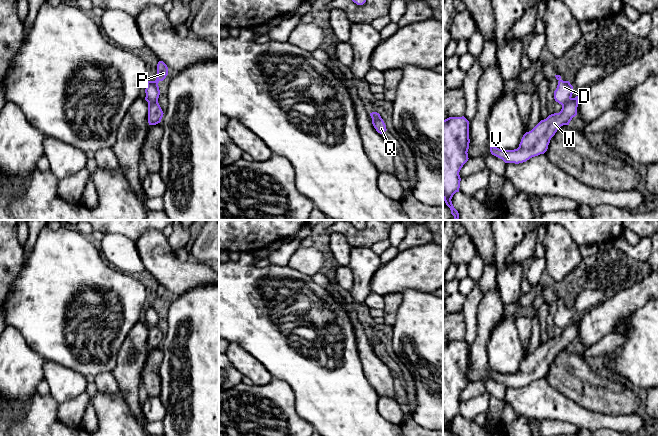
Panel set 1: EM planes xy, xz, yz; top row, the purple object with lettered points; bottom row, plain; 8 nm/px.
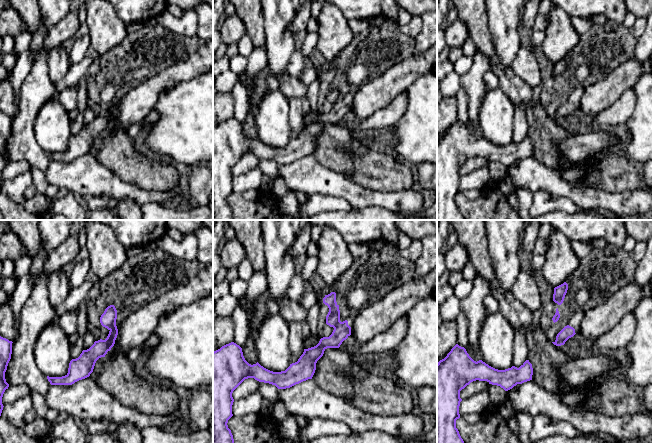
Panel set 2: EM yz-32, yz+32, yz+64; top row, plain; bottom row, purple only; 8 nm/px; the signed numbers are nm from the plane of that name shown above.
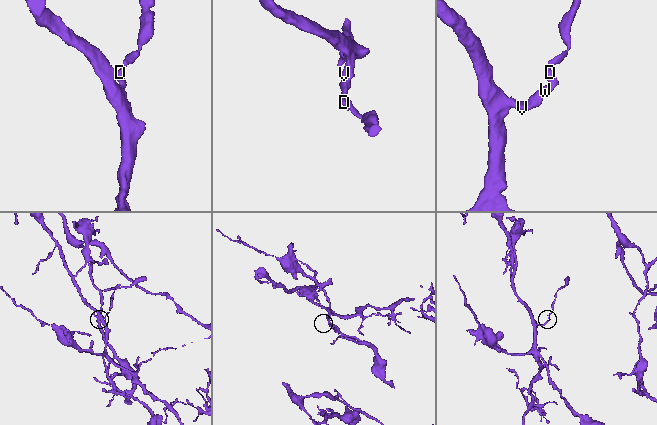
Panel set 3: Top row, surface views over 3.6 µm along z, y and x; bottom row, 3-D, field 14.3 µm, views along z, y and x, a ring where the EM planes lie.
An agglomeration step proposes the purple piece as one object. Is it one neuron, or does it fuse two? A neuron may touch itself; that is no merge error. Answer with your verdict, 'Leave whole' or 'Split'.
Split

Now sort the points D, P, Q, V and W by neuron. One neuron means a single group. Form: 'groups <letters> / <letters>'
groups D P / Q V W

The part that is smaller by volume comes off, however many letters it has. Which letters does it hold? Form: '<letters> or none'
D, P

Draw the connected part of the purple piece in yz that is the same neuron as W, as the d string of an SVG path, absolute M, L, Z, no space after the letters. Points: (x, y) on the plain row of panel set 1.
M578 320L570 322L559 337L549 339L546 343L541 344L531 355L526 356L519 368L519 371L514 374L502 374L494 370L490 370L490 376L492 379L502 383L505 387L523 387L532 381L544 378L550 367L551 362L555 359L557 354L563 349L569 349L573 341L577 339Z

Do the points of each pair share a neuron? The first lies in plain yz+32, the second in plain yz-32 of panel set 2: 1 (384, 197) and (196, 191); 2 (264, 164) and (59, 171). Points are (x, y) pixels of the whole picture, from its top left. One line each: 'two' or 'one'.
1: two
2: two

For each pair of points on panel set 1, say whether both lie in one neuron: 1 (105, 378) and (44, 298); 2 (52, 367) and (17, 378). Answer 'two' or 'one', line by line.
1: two
2: two

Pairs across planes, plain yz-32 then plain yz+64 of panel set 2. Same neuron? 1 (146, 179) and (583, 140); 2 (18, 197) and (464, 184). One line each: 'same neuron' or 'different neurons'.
1: different neurons
2: same neuron

